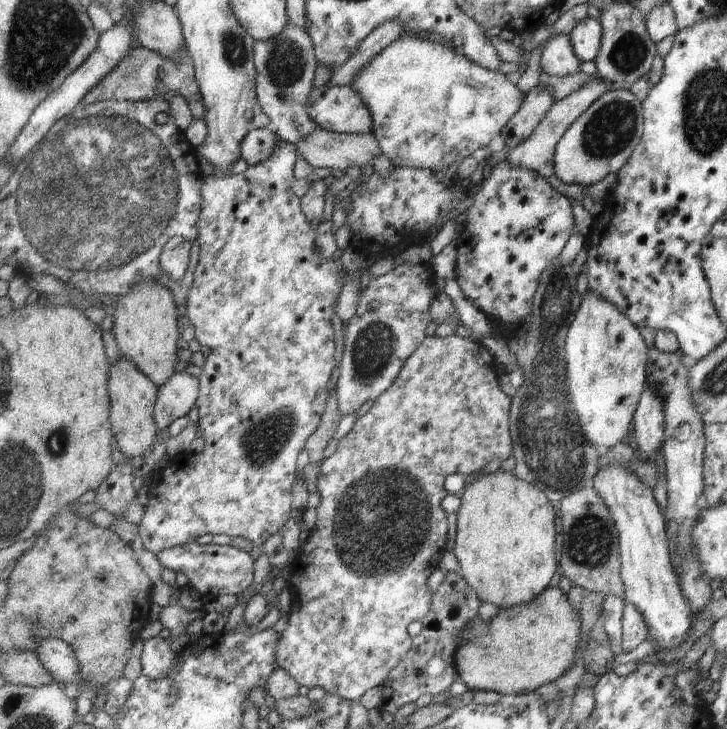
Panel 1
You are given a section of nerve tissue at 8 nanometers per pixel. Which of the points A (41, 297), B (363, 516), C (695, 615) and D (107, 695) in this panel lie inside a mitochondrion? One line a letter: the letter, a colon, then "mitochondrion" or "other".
A: other
B: mitochondrion
C: other
D: other

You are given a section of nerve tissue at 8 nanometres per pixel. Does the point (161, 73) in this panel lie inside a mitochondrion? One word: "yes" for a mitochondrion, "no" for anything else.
yes

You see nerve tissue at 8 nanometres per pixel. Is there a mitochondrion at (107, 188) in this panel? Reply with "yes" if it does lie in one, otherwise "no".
yes

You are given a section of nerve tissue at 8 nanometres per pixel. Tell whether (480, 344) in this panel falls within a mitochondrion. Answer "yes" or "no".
no

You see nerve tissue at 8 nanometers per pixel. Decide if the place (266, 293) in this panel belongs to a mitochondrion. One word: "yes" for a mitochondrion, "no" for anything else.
yes

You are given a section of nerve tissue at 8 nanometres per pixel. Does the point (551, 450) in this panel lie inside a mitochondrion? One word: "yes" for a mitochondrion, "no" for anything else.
yes

